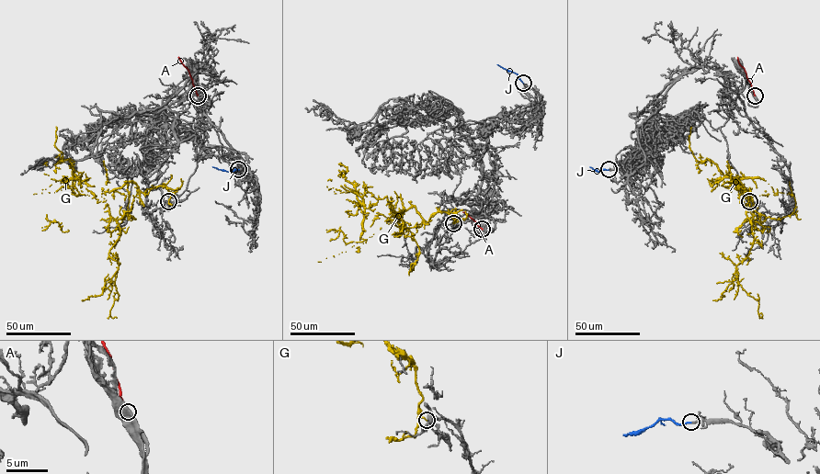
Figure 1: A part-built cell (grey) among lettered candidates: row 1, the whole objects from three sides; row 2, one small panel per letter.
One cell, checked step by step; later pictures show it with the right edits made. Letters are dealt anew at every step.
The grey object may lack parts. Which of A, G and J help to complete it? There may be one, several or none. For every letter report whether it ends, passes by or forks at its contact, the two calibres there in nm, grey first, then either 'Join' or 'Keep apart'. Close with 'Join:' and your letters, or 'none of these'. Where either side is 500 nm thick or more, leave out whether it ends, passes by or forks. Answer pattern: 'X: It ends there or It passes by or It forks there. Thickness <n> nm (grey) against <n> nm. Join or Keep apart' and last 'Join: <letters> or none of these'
A: It ends there. Thickness 300 nm (grey) against 240 nm. Keep apart
G: It passes by. Thickness 150 nm (grey) against 90 nm. Keep apart
J: It ends there. Thickness 220 nm (grey) against 180 nm. Join
Join: J

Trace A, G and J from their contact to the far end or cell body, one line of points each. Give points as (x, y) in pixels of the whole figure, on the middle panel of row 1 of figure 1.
A: (482, 229), (462, 212)
G: (453, 223), (445, 211), (409, 228), (379, 213), (334, 255), (331, 239), (341, 231), (352, 242)
J: (523, 83), (516, 73), (496, 64)

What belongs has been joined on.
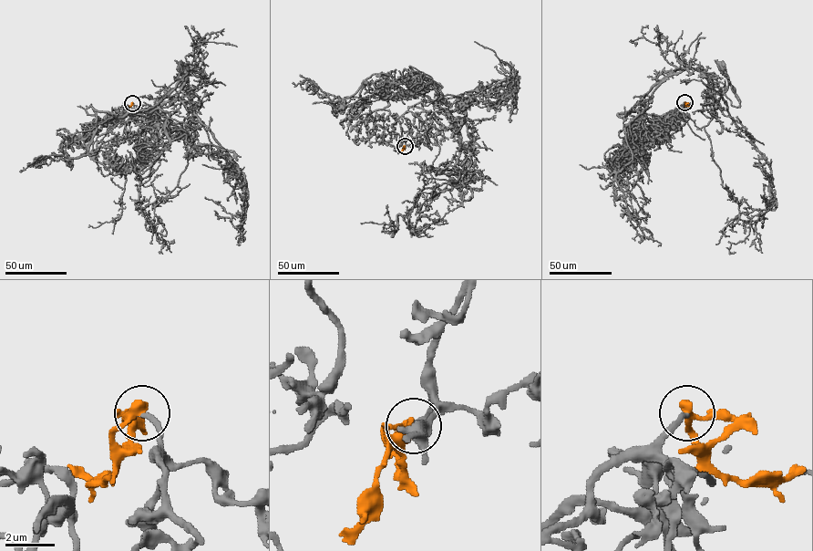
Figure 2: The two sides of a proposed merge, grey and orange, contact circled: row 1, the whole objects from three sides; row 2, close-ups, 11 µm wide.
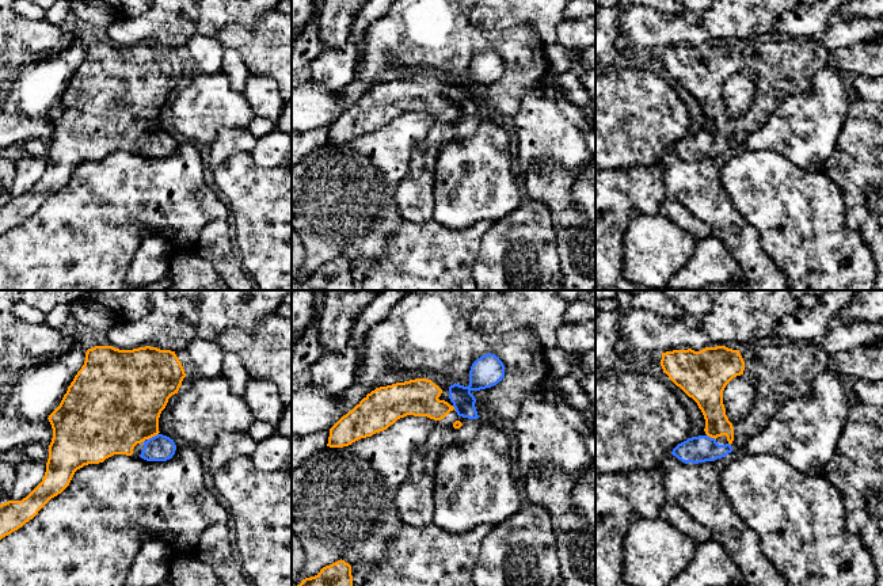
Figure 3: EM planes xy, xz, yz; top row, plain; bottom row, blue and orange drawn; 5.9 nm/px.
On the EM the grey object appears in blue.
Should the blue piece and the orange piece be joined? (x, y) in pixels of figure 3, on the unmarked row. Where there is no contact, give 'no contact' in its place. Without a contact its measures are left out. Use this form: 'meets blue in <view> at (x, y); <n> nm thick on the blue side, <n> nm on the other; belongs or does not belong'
meets blue in xy at (152, 133); 160 nm thick on the blue side, 460 nm on the other; belongs

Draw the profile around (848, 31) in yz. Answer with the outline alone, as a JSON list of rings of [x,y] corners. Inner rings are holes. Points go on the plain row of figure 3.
[[[844,18],[825,30],[822,42],[829,50],[846,47],[864,42],[880,31],[883,31],[883,19]]]

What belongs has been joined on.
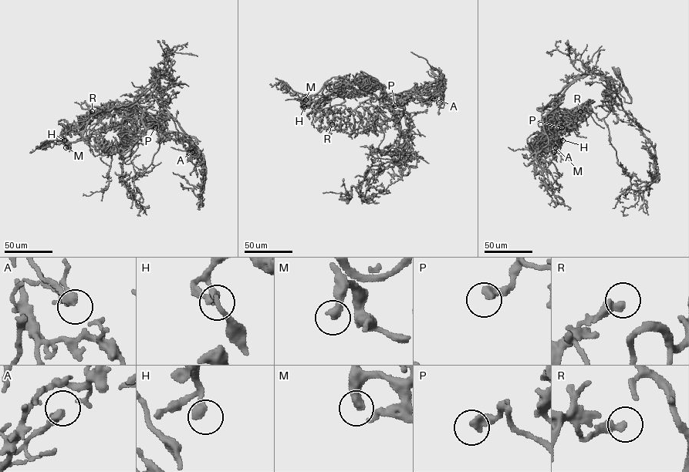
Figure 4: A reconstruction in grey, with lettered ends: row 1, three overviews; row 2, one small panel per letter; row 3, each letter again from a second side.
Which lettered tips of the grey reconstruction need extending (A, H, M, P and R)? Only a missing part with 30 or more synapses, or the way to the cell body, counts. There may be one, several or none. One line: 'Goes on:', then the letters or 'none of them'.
Goes on: M

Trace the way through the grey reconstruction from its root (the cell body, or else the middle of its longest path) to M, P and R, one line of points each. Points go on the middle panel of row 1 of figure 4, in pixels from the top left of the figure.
M: (395, 161), (406, 175), (395, 151), (399, 124), (374, 94), (343, 81), (326, 99), (325, 82), (305, 99)
P: (395, 161), (406, 175), (410, 168), (395, 151), (399, 124), (390, 109), (377, 99), (398, 103), (395, 106)
R: (395, 161), (406, 175), (395, 151), (399, 124), (378, 99), (332, 124)

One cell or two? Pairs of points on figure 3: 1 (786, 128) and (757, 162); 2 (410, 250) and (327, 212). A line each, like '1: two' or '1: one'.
1: two
2: two

